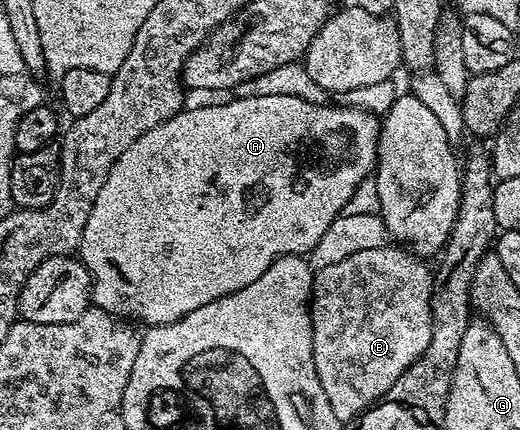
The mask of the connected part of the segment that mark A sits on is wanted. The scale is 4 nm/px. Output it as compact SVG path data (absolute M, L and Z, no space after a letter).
M300 96L231 98L227 106L218 102L215 106L194 106L191 110L190 107L184 108L172 116L172 120L156 124L152 132L144 132L144 136L140 136L136 144L124 148L120 160L112 164L108 180L104 180L104 188L96 192L92 213L88 215L88 224L84 224L77 248L80 261L90 273L90 292L97 309L116 314L123 320L139 318L146 322L147 327L163 326L188 316L188 312L196 312L196 308L204 308L204 304L212 304L212 300L220 300L225 294L248 288L248 284L252 284L252 280L260 280L260 276L264 276L264 272L268 272L270 265L278 258L289 254L309 255L310 250L316 248L320 236L328 232L328 224L332 224L332 220L342 213L344 204L352 200L352 192L356 192L359 184L373 175L378 165L380 118L377 114L341 104L310 104L308 100L300 100Z

